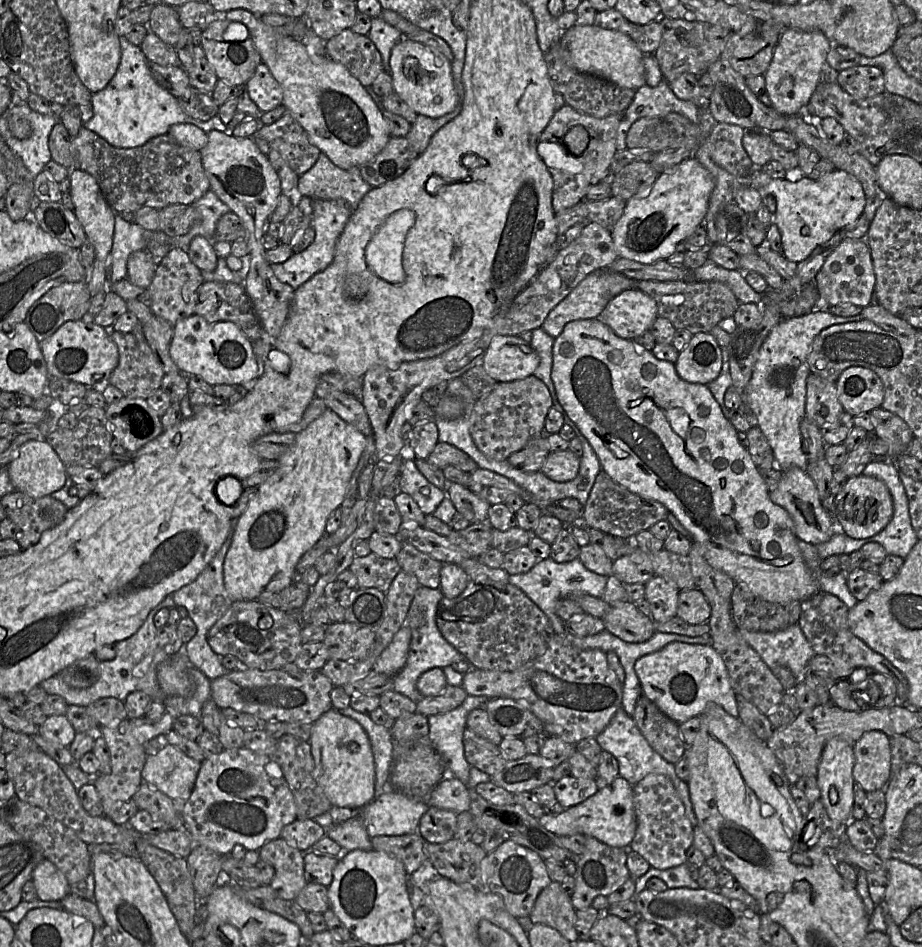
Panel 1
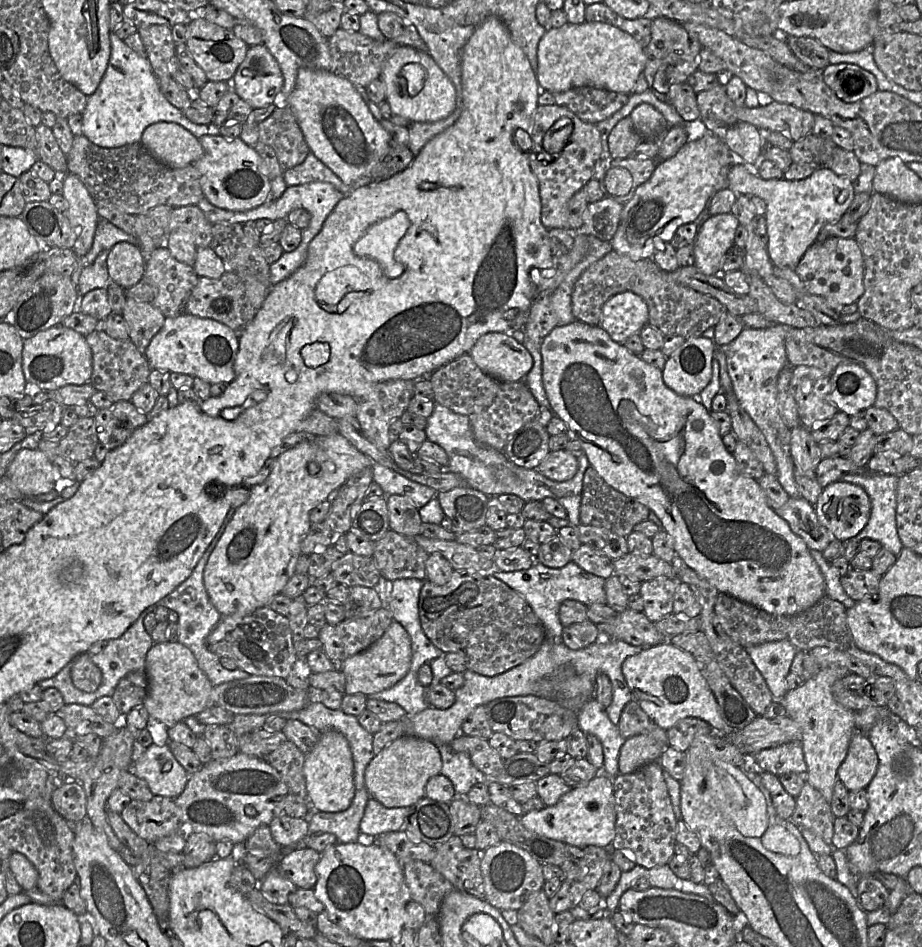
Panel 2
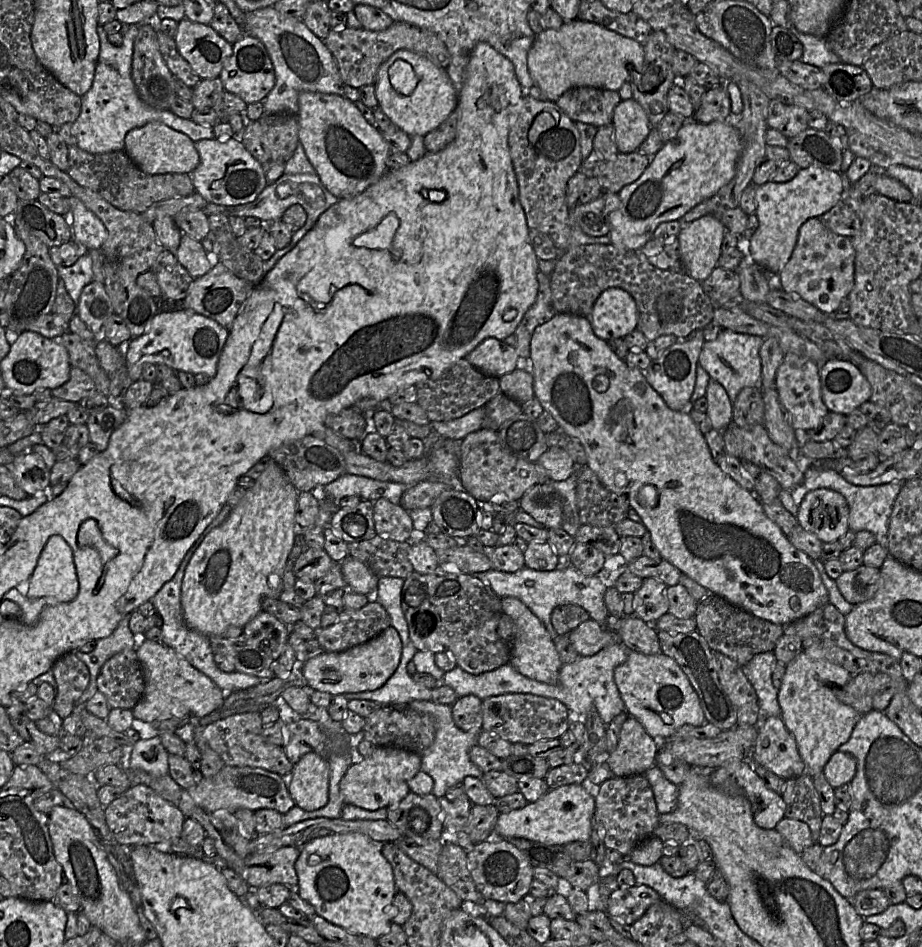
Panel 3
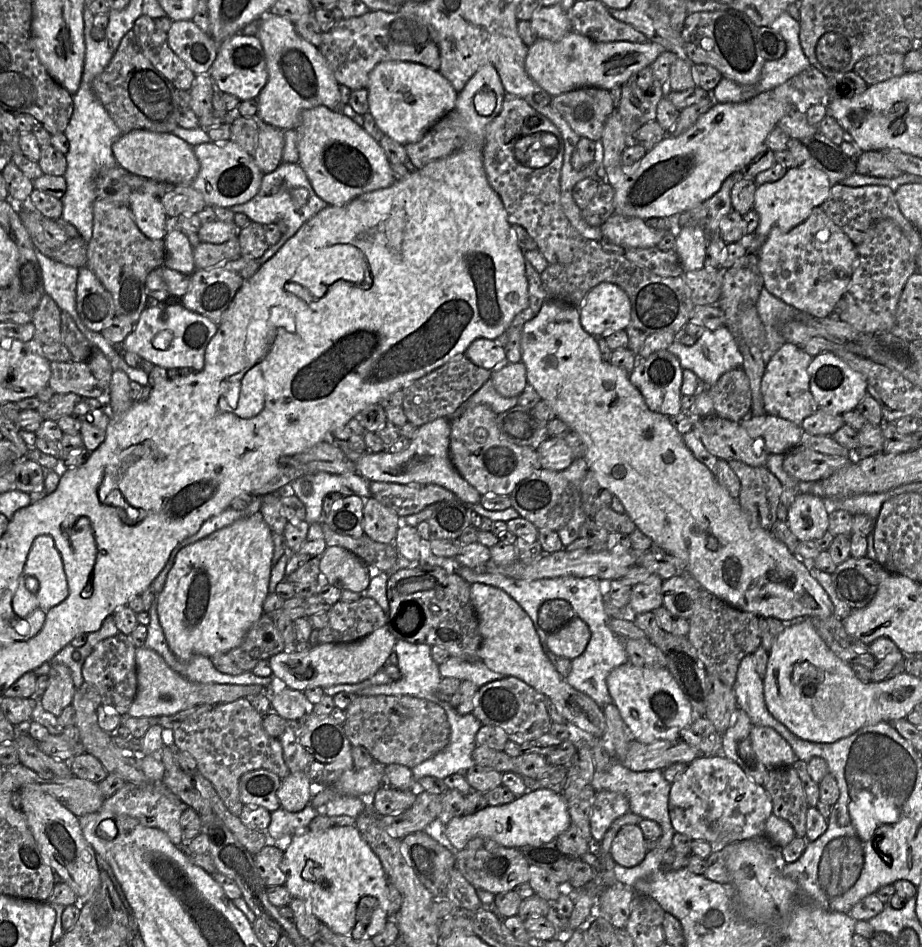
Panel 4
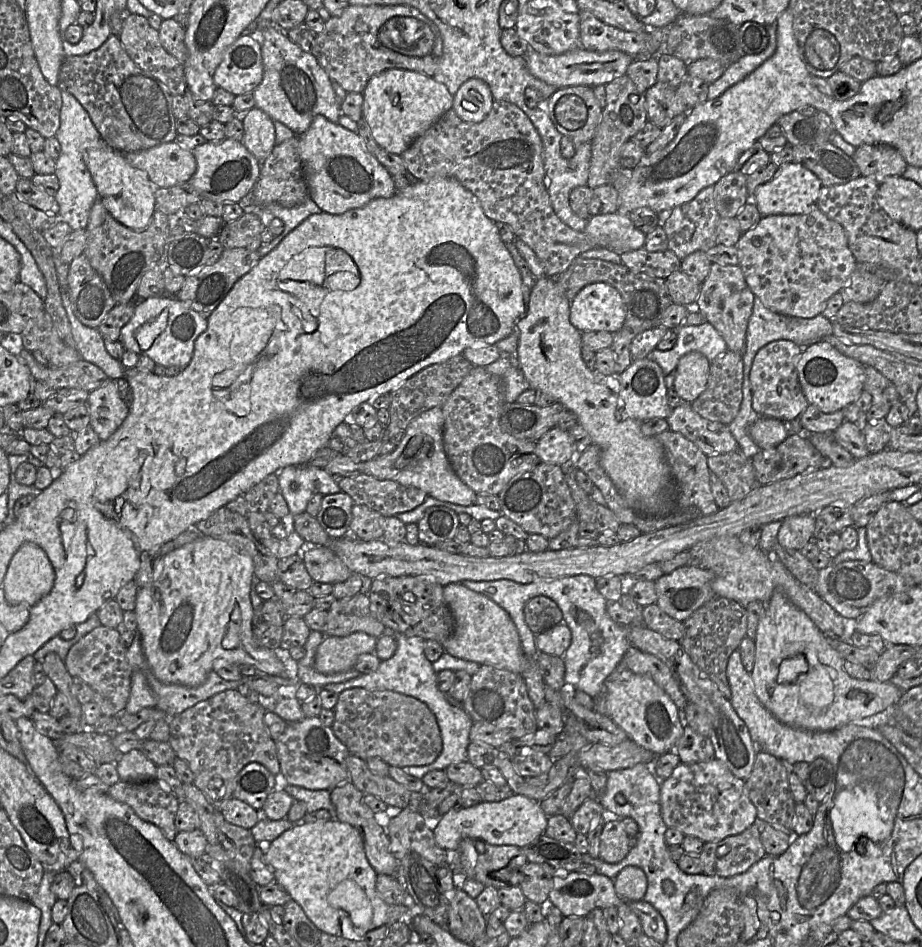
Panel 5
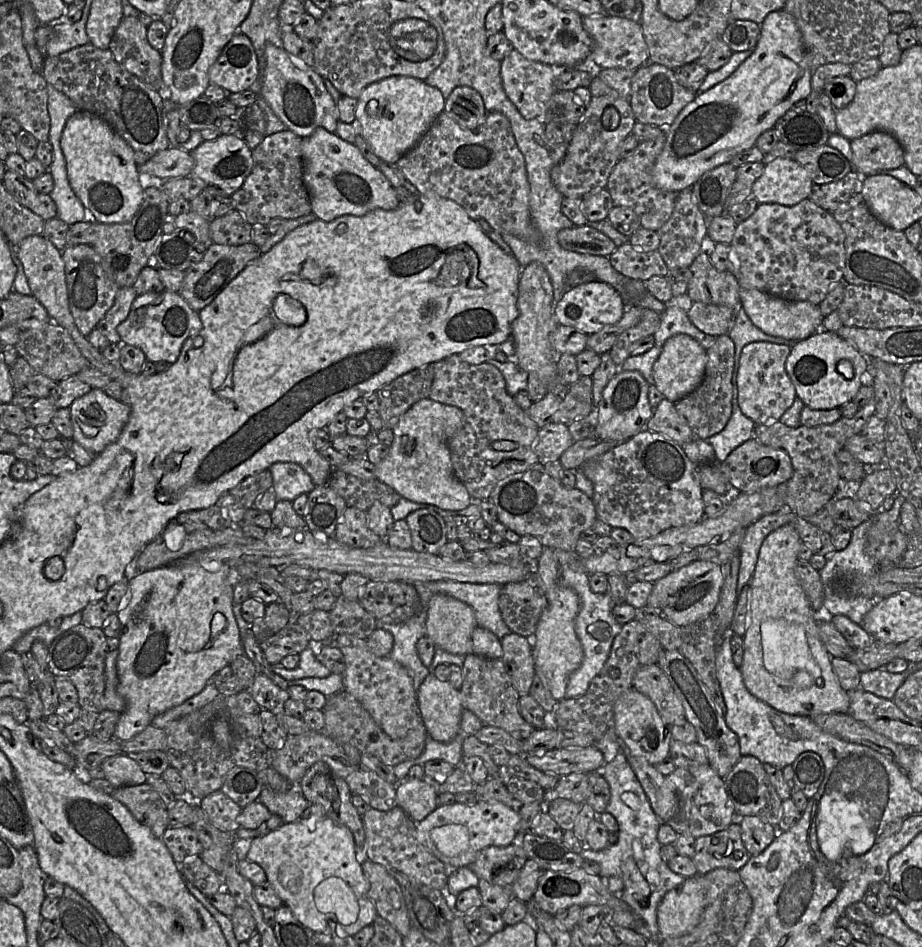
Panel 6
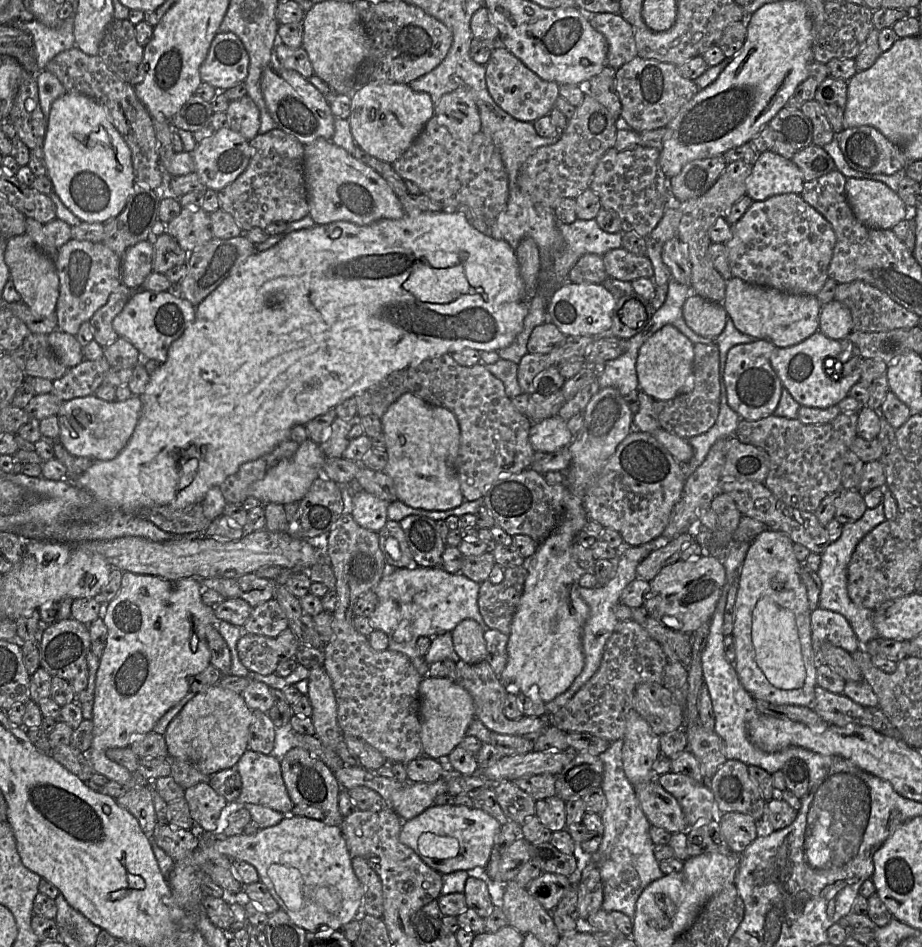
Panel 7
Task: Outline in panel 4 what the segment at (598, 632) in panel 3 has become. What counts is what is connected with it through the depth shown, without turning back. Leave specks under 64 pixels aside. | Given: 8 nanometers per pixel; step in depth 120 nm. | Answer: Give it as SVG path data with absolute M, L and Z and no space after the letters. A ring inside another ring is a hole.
M574 617L558 630L549 633L547 645L554 654L572 660L585 651L590 637L588 625L582 619Z

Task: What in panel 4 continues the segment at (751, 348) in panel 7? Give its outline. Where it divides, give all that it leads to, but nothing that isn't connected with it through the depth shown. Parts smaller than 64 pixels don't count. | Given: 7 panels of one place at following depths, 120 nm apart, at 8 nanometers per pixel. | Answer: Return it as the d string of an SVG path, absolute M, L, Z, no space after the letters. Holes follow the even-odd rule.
M785 342L766 364L761 382L761 394L766 414L801 425L803 420L815 413L819 406L809 386L808 366L812 356L790 342Z

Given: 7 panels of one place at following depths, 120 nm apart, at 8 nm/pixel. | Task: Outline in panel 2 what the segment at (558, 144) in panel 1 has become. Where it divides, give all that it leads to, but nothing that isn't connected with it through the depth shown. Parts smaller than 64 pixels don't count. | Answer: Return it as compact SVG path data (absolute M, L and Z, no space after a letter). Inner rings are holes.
M547 104L538 105L535 110L531 138L533 144L528 156L531 170L539 182L541 222L547 229L560 228L572 231L568 222L568 203L571 197L593 178L594 165L603 154L601 133L595 124L584 122L567 108ZM562 118L571 120L573 131L563 150L560 153L550 154L543 149L544 135Z

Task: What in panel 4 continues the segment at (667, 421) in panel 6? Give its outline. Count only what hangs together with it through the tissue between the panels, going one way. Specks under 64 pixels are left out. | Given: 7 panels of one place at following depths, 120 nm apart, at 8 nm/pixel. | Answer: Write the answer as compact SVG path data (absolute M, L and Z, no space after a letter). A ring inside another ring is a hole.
M710 415L698 421L694 432L707 451L727 461L741 461L748 465L765 466L769 453L762 438L751 437L740 422Z

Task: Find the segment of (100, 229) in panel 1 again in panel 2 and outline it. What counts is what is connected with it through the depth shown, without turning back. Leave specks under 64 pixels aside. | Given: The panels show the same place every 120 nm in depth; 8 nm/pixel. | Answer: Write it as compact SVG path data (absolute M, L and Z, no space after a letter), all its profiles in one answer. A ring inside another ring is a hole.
M66 173L63 176L63 197L68 202L66 216L78 237L73 247L74 251L86 255L93 244L99 215L96 202L81 179Z

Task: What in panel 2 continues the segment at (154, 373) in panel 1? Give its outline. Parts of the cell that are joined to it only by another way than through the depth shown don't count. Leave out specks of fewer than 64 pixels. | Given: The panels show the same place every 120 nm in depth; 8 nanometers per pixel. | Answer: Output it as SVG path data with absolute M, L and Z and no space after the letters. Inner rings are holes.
M95 330L85 338L92 351L90 383L97 391L108 394L113 402L129 401L143 384L148 383L152 368L143 352L129 338L115 339L103 330Z

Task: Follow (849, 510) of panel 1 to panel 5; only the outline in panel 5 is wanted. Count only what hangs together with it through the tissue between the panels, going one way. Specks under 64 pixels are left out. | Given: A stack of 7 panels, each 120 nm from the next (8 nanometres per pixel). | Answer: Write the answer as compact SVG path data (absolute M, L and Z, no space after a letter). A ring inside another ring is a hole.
M815 514L793 515L782 520L776 542L789 549L801 550L814 539Z

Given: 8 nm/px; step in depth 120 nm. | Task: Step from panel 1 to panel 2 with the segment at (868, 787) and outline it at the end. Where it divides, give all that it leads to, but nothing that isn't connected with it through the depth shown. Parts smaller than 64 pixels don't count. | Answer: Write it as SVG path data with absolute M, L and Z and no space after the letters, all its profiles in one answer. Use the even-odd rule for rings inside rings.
M855 732L849 742L847 755L838 768L838 780L848 791L866 789L878 767L877 753L863 732Z

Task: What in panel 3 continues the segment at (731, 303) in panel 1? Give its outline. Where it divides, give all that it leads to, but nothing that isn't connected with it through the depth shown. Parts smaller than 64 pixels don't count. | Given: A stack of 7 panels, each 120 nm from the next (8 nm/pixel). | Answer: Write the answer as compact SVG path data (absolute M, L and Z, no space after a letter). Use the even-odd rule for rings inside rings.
M586 244L569 247L555 261L555 267L549 275L553 306L557 313L569 313L590 316L600 294L608 288L622 288L635 300L639 318L637 329L649 342L662 335L674 335L678 340L685 340L693 331L708 326L714 316L715 307L703 292L701 282L689 276L685 271L674 273L661 270L651 265L638 252L616 248L612 244Z

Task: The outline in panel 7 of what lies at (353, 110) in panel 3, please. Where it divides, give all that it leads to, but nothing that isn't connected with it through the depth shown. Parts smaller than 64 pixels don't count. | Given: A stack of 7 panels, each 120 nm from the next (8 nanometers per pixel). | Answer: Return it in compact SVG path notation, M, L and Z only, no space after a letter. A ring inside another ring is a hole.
M319 138L305 146L304 179L308 215L316 225L346 221L366 226L380 220L399 220L405 216L399 198L387 181L331 140Z

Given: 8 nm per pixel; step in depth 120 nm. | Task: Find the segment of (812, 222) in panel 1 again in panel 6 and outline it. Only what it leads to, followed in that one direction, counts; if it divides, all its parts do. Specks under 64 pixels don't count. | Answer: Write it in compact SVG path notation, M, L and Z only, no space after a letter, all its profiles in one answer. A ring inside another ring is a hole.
M775 158L765 164L763 174L754 182L752 196L759 204L793 206L809 198L813 181L795 159Z

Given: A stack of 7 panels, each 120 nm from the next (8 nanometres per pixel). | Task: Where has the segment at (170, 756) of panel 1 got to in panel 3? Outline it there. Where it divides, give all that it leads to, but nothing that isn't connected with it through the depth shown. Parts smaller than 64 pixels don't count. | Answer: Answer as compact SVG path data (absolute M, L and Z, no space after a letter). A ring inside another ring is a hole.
M160 735L140 739L133 744L130 769L142 770L153 776L169 775L169 753L164 748Z

